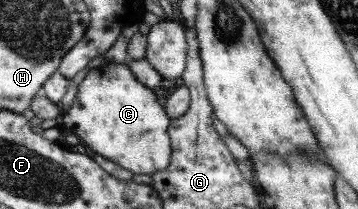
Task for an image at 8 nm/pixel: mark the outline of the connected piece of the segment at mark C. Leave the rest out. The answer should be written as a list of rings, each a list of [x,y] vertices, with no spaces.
[[[115,61],[107,62],[105,65],[96,67],[95,69],[89,71],[89,74],[79,85],[79,93],[75,102],[72,107],[62,115],[61,122],[63,123],[65,132],[77,135],[83,144],[86,142],[86,144],[88,144],[90,148],[94,148],[98,154],[112,160],[113,162],[116,162],[117,164],[120,164],[121,166],[124,166],[124,168],[128,170],[132,170],[134,175],[144,174],[152,176],[156,172],[163,172],[164,170],[167,170],[167,167],[171,165],[171,138],[168,138],[168,124],[171,124],[170,115],[166,116],[164,108],[158,104],[158,98],[156,98],[156,94],[152,92],[152,89],[144,86],[144,83],[141,83],[139,79],[136,78],[136,75],[132,73],[132,67],[128,65],[128,61],[124,64],[120,64]]]

